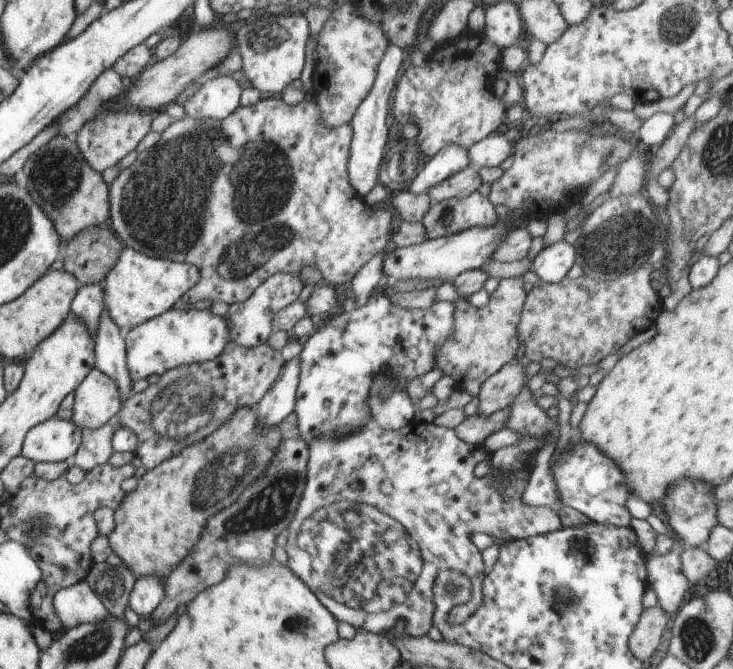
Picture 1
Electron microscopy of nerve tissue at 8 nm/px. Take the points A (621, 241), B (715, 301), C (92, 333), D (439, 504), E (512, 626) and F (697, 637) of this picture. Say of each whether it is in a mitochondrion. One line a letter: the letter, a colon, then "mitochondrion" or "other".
A: mitochondrion
B: other
C: other
D: other
E: other
F: mitochondrion

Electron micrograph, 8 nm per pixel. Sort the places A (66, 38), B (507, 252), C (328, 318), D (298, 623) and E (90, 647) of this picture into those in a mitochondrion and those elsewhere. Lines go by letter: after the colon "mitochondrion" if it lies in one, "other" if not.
A: other
B: other
C: other
D: mitochondrion
E: mitochondrion

